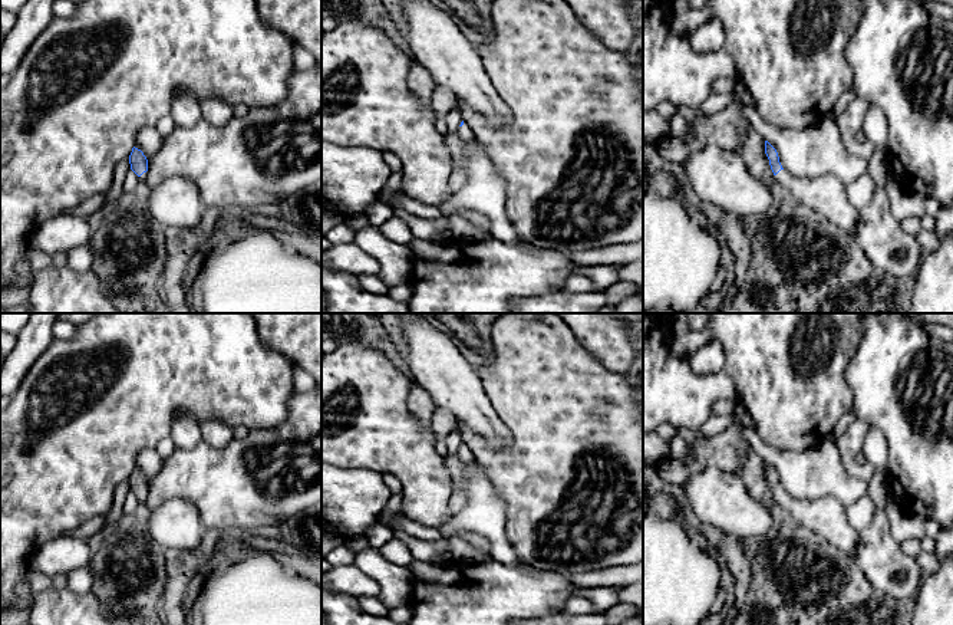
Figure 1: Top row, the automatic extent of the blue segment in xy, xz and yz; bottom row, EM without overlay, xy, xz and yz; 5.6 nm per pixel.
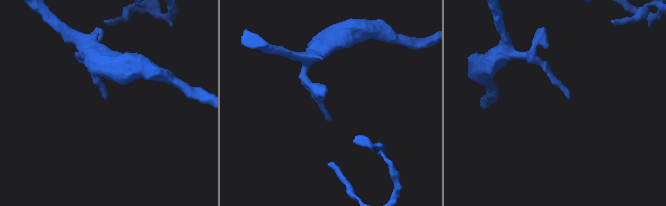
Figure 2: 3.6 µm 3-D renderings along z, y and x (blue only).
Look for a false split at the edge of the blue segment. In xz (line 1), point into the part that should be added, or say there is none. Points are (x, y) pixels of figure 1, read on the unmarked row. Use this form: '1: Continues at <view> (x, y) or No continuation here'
1: Continues at xz (464, 454)

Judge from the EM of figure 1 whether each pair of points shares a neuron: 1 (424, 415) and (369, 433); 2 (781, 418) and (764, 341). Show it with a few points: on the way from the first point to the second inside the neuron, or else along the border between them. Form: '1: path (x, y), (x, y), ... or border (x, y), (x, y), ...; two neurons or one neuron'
1: border (411, 385), (409, 411), (429, 426); two neurons
2: path (777, 400), (777, 359); one neuron

